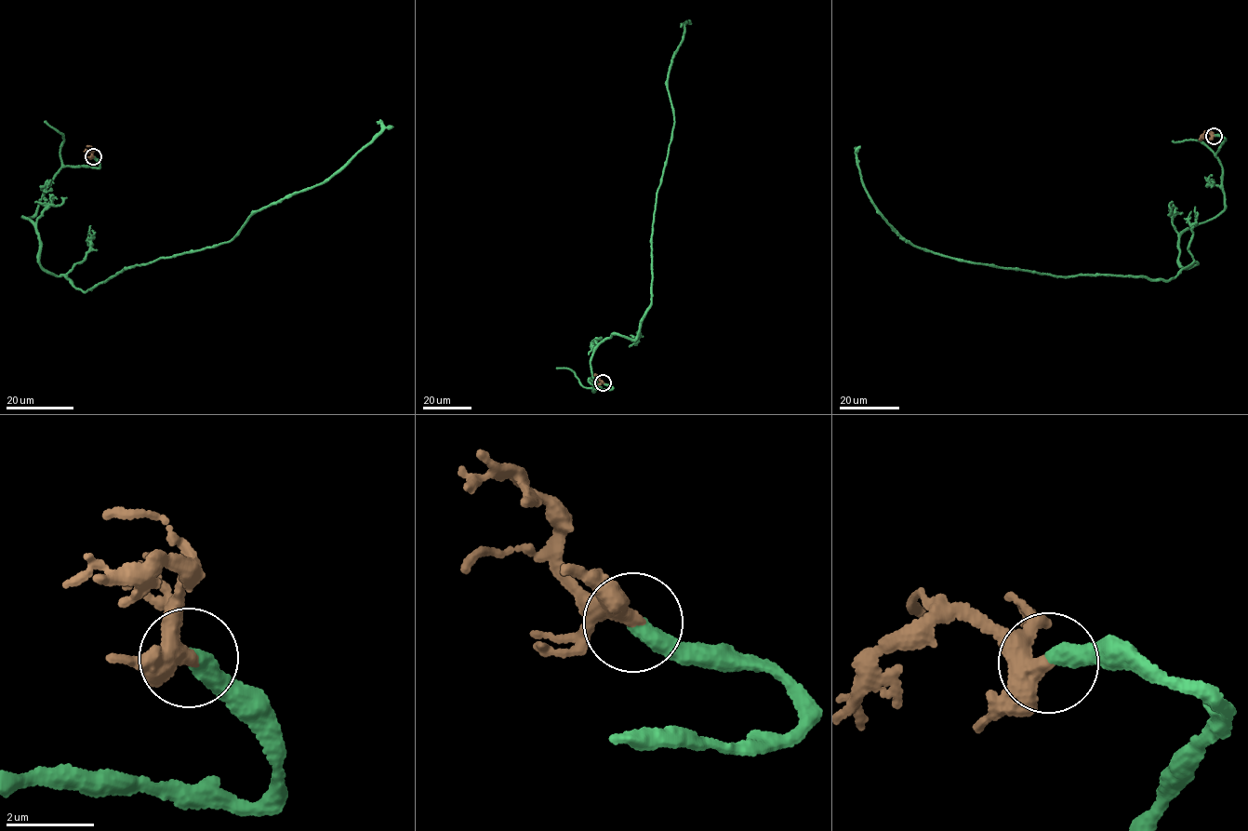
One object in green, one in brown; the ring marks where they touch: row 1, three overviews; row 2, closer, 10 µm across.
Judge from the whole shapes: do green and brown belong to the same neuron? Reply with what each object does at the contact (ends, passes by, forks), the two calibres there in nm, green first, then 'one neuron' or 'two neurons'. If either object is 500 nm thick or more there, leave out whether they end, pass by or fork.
green ends | brown passes by | 400/360 nm | one neuron

